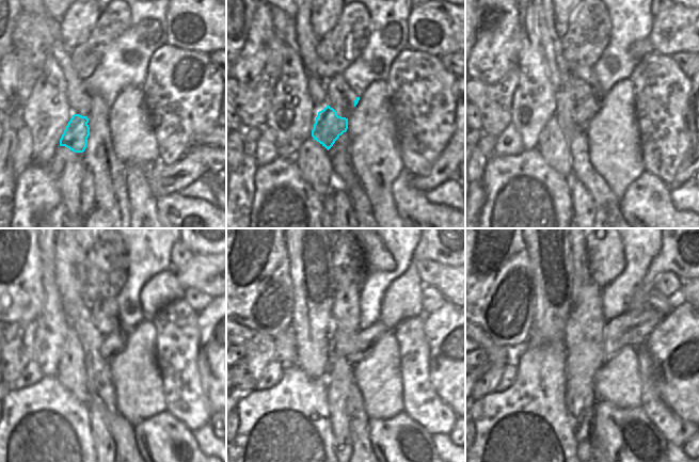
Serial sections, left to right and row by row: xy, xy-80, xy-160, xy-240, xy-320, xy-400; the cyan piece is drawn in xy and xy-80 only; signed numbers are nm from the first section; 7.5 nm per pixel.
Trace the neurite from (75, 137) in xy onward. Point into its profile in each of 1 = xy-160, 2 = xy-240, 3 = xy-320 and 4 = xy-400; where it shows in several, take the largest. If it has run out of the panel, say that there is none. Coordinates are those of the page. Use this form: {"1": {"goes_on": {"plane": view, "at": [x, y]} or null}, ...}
{"1": {"goes_on": {"plane": "xy-160", "at": [592, 105]}}, "2": {"goes_on": {"plane": "xy-240", "at": [112, 346]}}, "3": {"goes_on": {"plane": "xy-320", "at": [363, 343]}}, "4": {"goes_on": {"plane": "xy-400", "at": [632, 328]}}}

